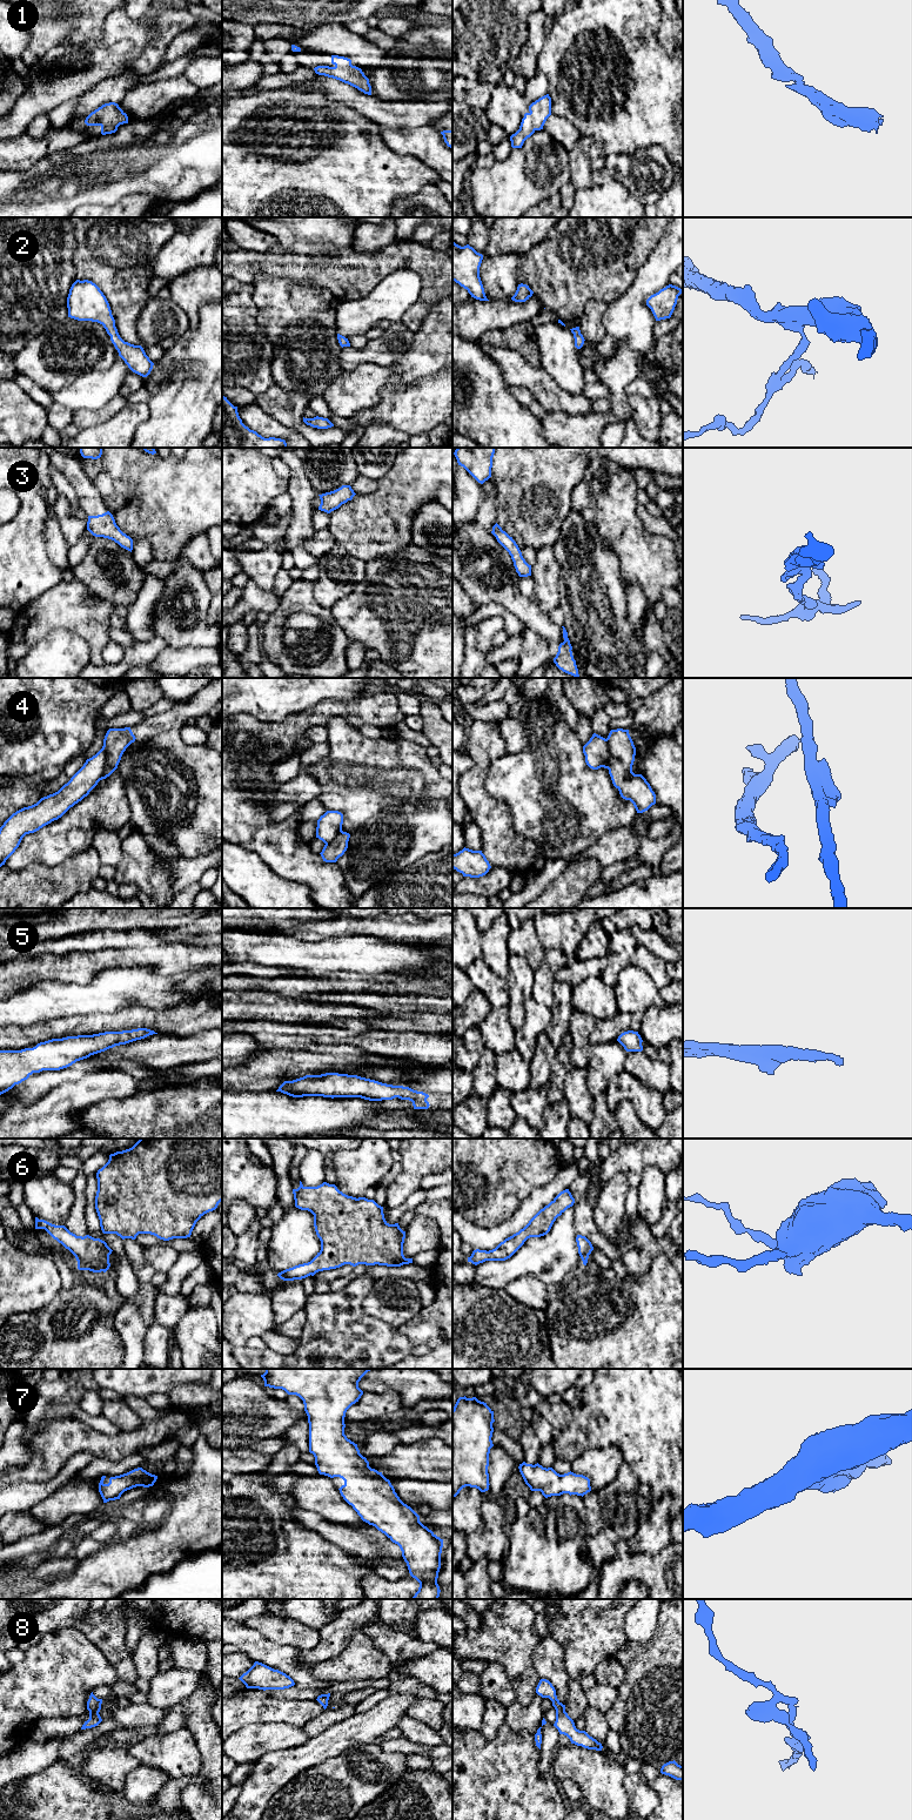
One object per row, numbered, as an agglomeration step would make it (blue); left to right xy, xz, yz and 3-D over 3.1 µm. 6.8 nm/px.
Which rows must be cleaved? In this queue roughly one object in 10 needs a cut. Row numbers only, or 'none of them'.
4

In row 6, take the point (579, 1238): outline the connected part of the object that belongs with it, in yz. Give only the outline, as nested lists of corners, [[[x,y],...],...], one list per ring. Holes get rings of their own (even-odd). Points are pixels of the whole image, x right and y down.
[[[577,1235],[576,1237],[577,1247],[578,1247],[578,1254],[583,1261],[583,1264],[586,1265],[589,1255],[594,1250],[594,1247],[591,1242],[582,1235]]]

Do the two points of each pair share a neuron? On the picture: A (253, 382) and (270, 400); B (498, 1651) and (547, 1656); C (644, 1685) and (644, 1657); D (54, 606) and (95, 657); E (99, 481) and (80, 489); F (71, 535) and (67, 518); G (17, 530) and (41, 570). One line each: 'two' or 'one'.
A: two
B: two
C: one
D: one
E: two
F: one
G: one

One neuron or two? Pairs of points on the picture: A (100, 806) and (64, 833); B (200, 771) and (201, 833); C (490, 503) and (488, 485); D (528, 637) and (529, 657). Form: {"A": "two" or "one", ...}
{"A": "one", "B": "one", "C": "one", "D": "one"}

